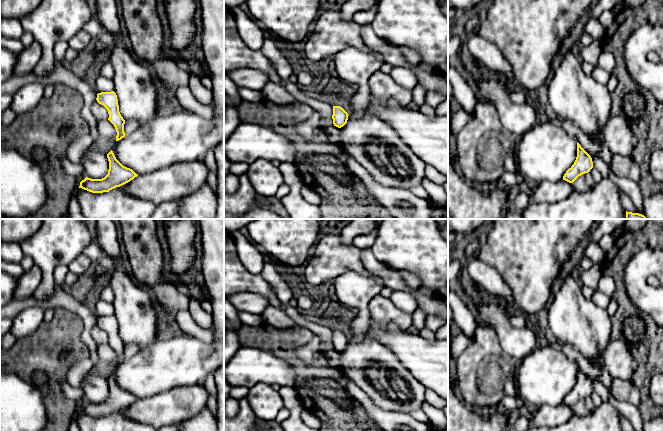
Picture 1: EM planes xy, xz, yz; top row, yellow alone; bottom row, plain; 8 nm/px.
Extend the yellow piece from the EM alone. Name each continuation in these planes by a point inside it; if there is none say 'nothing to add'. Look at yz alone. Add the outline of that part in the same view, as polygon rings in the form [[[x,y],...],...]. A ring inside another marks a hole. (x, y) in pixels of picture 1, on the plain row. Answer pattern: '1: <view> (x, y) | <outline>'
nothing to add

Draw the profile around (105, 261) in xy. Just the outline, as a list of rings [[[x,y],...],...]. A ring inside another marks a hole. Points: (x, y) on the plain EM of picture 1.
[[[104,254],[103,256],[101,256],[99,258],[99,260],[97,261],[97,263],[101,267],[103,267],[105,269],[109,269],[109,270],[111,270],[114,267],[114,261],[113,261],[113,259],[110,256],[106,255],[106,254]]]

